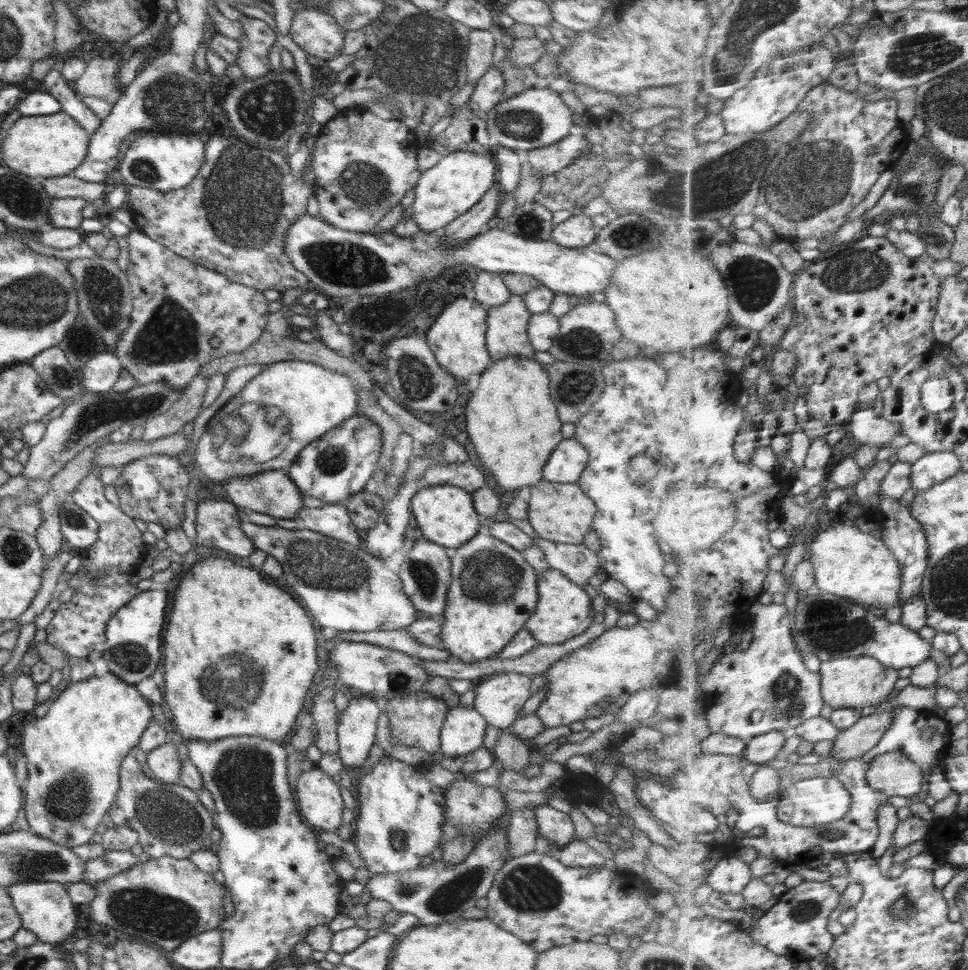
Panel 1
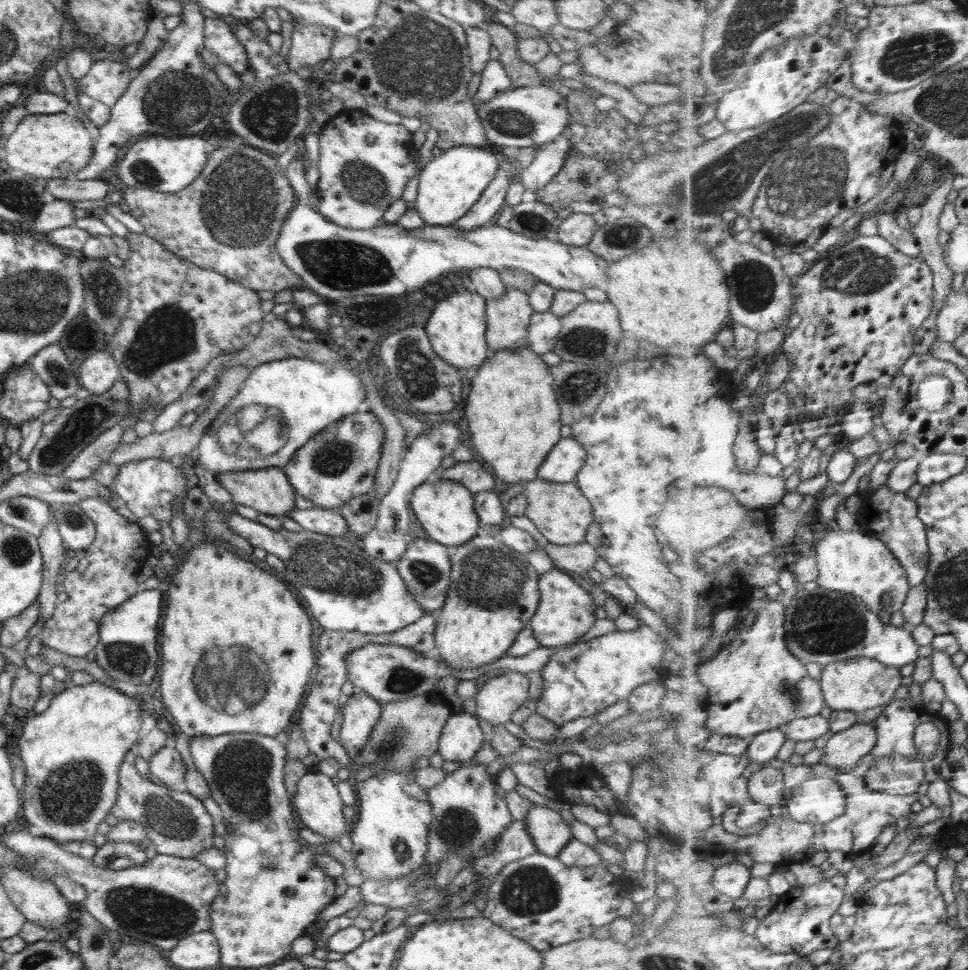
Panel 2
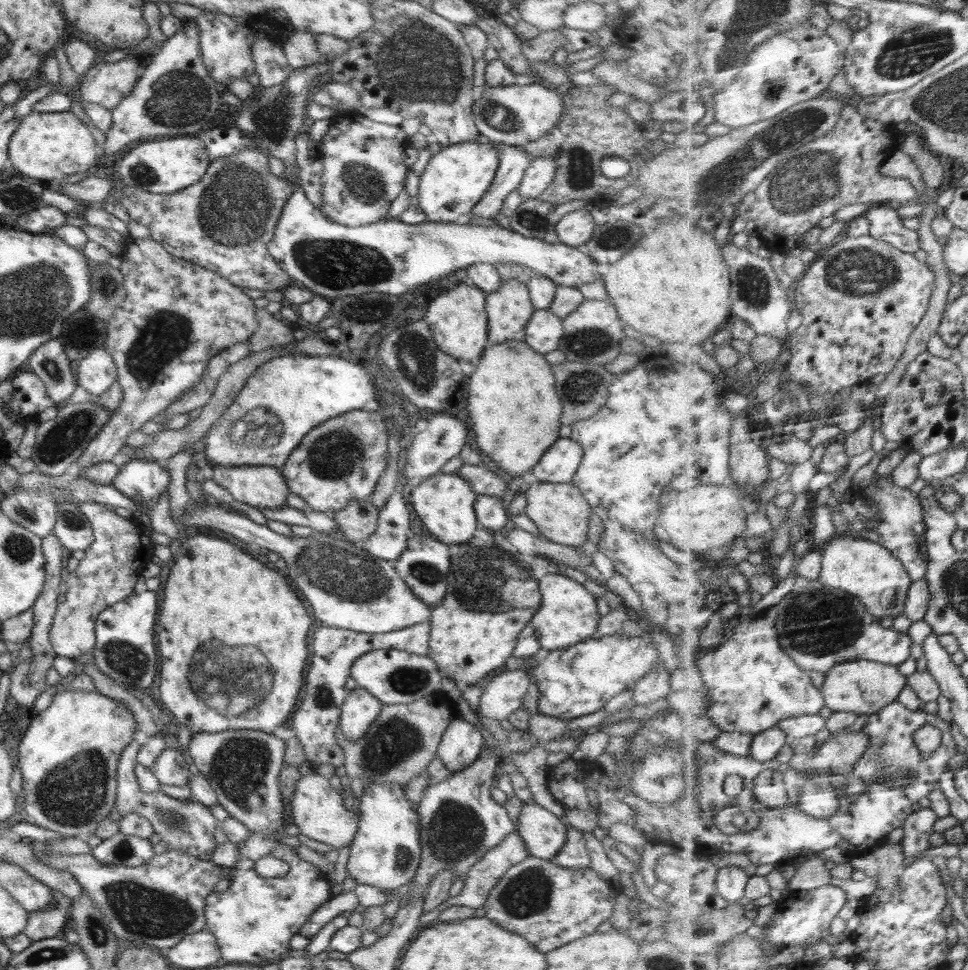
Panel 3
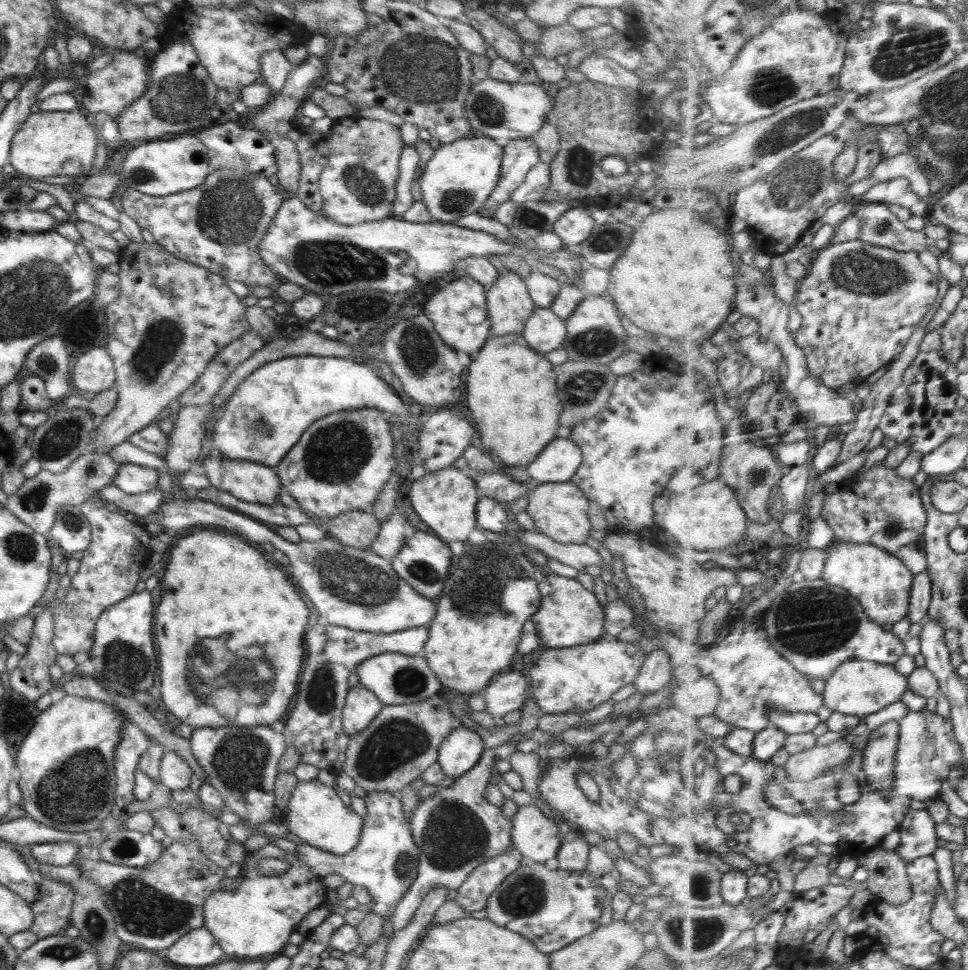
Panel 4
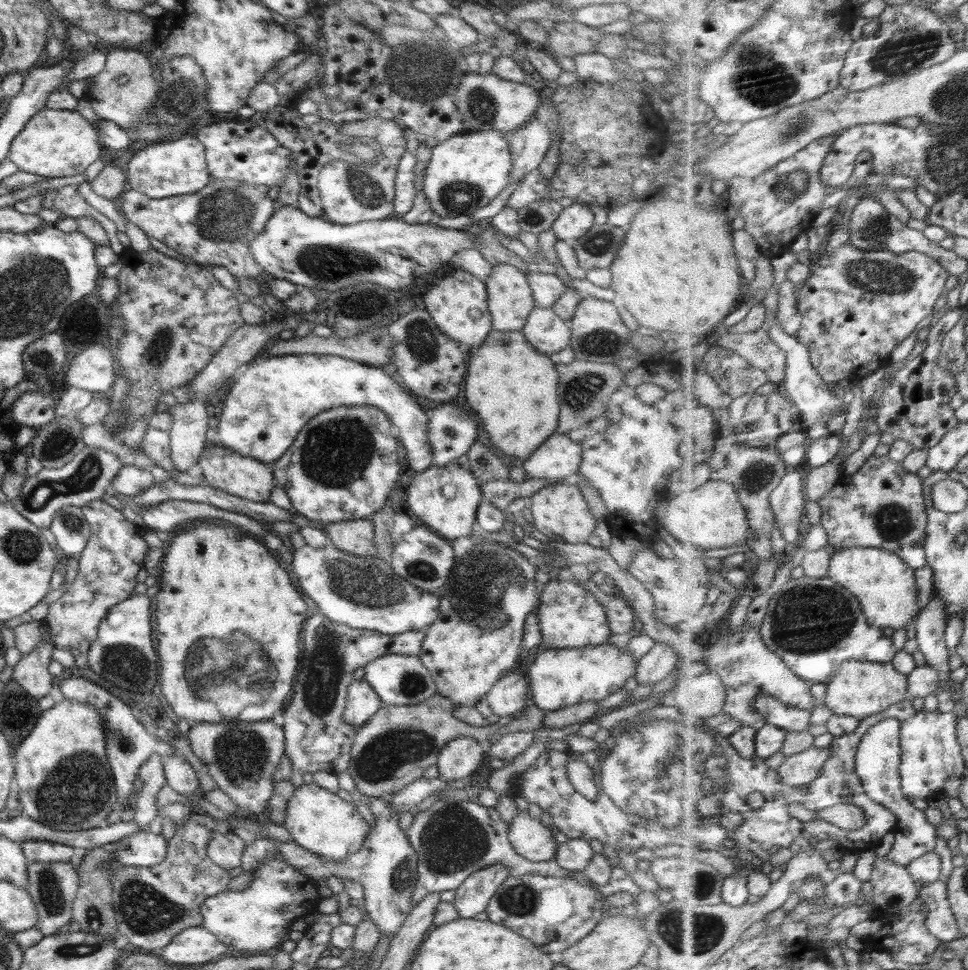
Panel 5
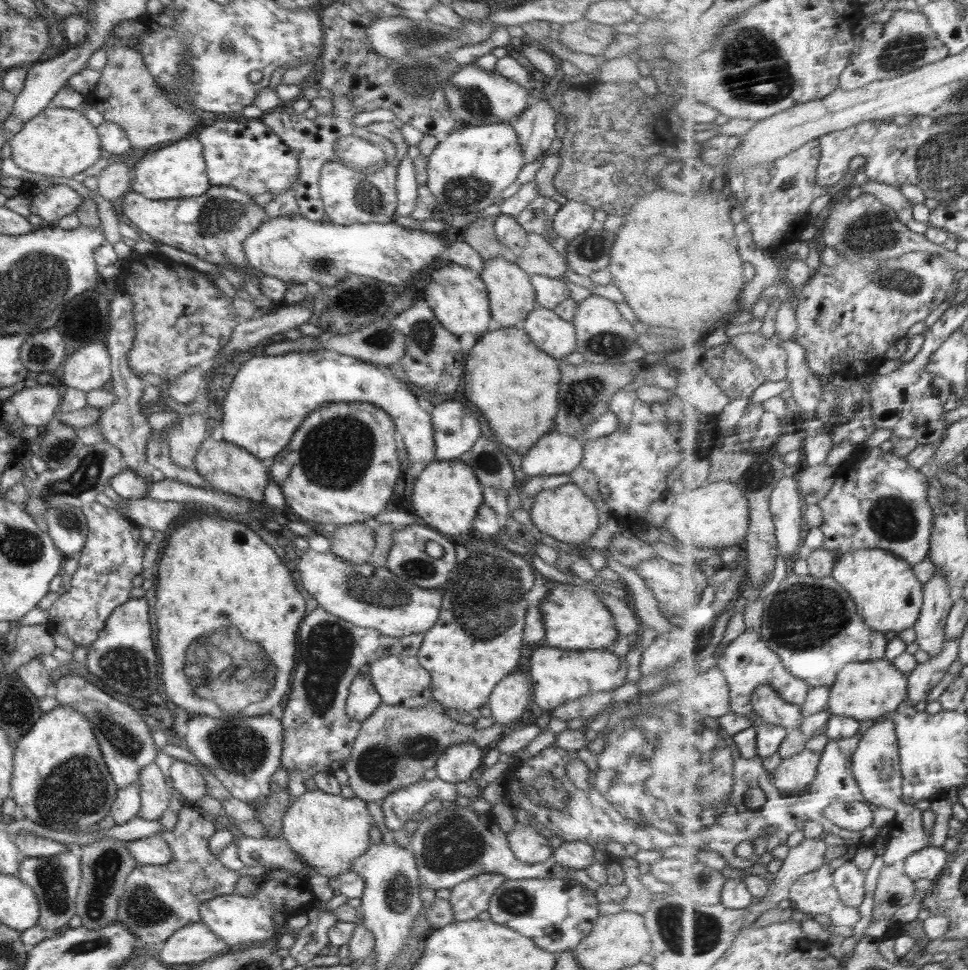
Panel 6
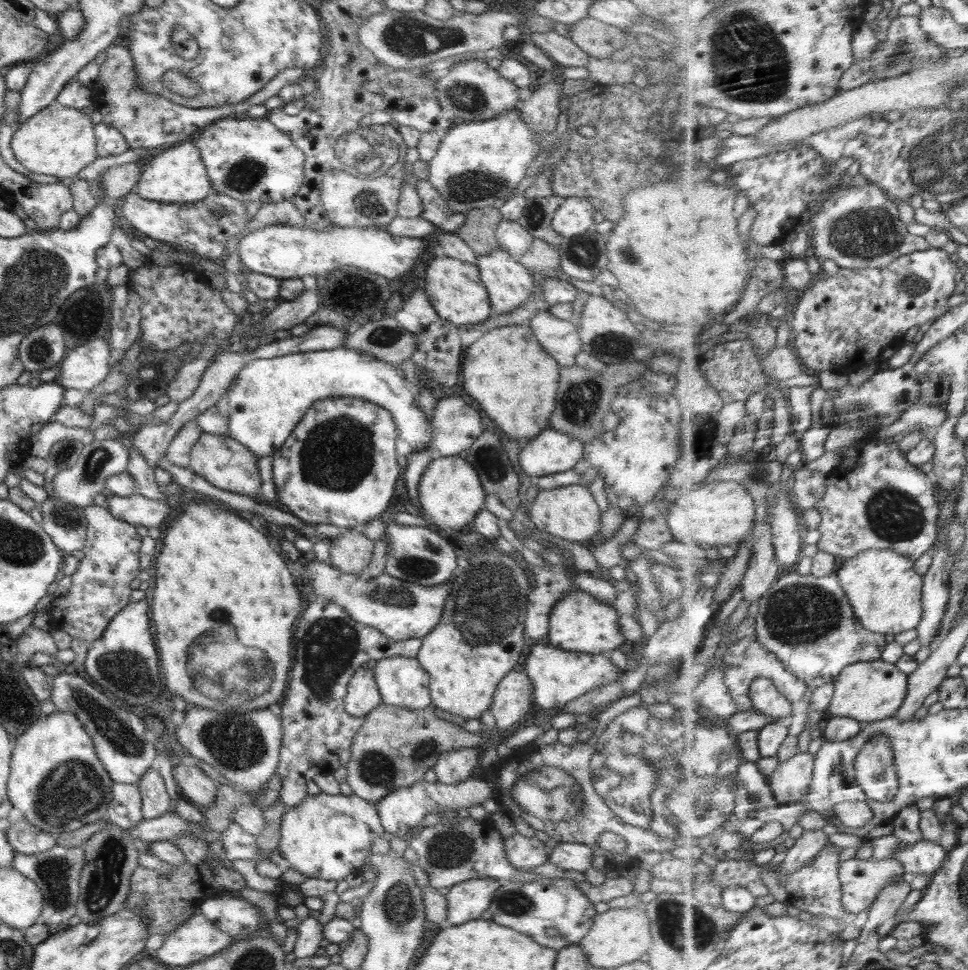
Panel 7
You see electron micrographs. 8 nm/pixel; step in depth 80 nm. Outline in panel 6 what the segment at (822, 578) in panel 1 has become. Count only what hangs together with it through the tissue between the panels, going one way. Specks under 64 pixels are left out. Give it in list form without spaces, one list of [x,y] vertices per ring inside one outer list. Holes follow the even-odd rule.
[[[867,549],[839,556],[832,576],[851,592],[858,610],[870,627],[884,633],[901,633],[917,626],[925,606],[925,583],[918,578],[914,568],[914,565],[894,552]]]

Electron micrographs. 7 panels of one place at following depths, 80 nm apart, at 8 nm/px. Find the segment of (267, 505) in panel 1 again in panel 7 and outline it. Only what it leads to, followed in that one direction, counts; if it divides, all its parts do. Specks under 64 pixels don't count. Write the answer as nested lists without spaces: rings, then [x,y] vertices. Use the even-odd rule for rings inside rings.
[[[202,433],[190,451],[189,468],[216,488],[250,498],[262,496],[262,479],[258,470],[257,456],[228,434]]]

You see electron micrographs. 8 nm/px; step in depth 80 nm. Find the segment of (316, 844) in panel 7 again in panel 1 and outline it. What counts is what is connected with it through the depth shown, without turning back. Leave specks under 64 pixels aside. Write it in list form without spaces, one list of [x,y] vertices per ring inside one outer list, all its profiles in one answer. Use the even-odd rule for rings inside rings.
[[[316,766],[296,779],[294,795],[304,821],[317,831],[338,830],[345,808],[338,780]]]

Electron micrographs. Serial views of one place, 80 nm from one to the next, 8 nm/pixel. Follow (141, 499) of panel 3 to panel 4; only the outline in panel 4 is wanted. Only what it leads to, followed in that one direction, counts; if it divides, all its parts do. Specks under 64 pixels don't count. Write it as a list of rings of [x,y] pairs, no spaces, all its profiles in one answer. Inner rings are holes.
[[[121,463],[112,484],[126,494],[146,494],[157,489],[159,474],[155,468]]]

